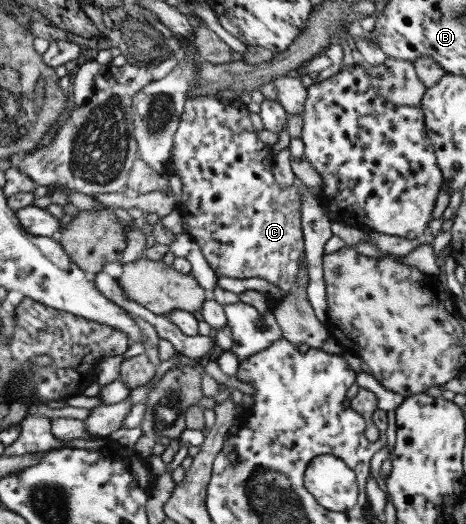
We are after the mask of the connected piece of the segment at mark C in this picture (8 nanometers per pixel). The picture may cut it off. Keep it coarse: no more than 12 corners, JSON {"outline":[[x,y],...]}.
{"outline":[[189,98],[171,169],[220,277],[299,288],[300,185],[251,111]]}

